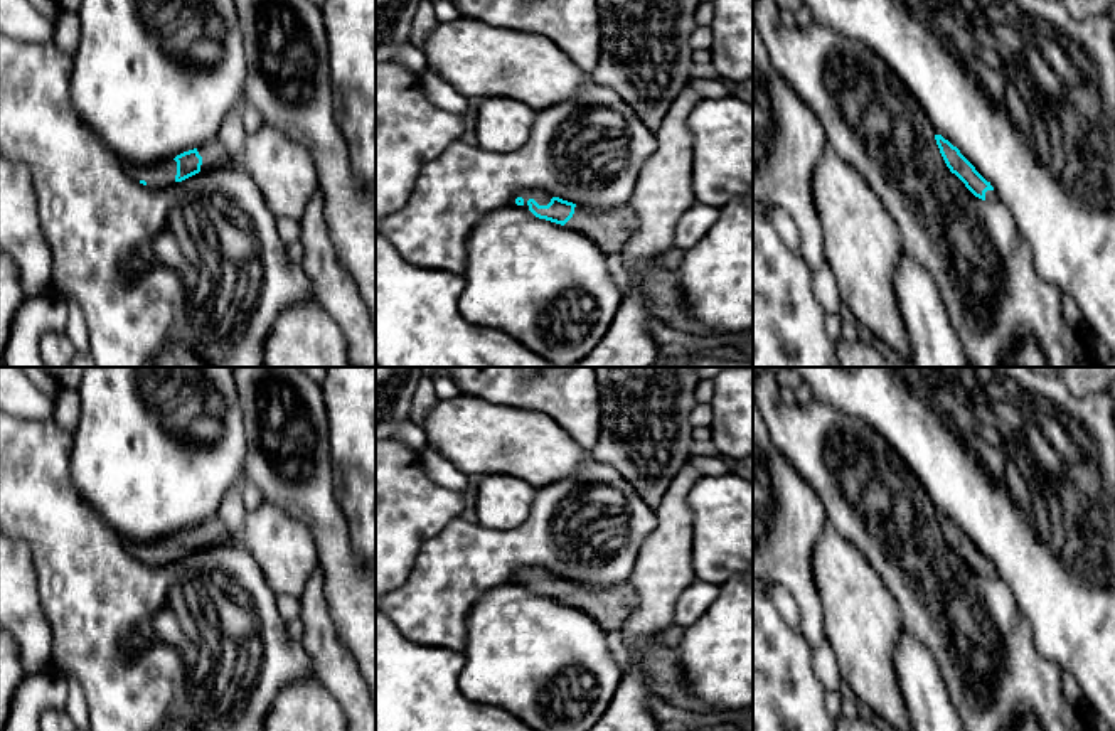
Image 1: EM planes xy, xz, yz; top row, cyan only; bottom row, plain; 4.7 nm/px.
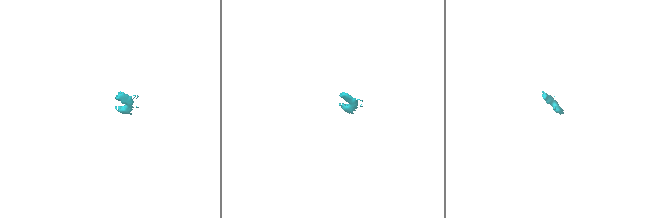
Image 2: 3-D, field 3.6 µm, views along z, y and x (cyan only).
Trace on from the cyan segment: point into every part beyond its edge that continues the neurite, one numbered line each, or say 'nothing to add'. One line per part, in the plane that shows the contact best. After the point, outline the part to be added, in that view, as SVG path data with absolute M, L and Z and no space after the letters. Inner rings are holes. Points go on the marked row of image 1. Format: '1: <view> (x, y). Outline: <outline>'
1: xy (213, 154). Outline: M217 140L202 143L197 148L197 152L202 157L200 172L221 167L224 163L229 163L234 158L227 153L227 150Z
2: xz (543, 197). Outline: M527 189L527 190L519 192L515 195L515 199L517 197L522 197L524 199L524 207L529 209L529 205L527 205L529 199L534 199L539 205L547 205L554 195L546 192L546 190L541 190L541 189ZM514 199L514 202L515 202L515 199Z

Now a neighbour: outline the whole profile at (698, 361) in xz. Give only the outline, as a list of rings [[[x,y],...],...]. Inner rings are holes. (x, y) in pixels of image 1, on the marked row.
[[[697,354],[682,367],[753,367],[753,360]]]

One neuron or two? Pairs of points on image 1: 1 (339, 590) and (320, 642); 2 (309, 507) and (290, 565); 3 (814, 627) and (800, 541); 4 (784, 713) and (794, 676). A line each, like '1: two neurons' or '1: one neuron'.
1: two neurons
2: two neurons
3: one neuron
4: one neuron

